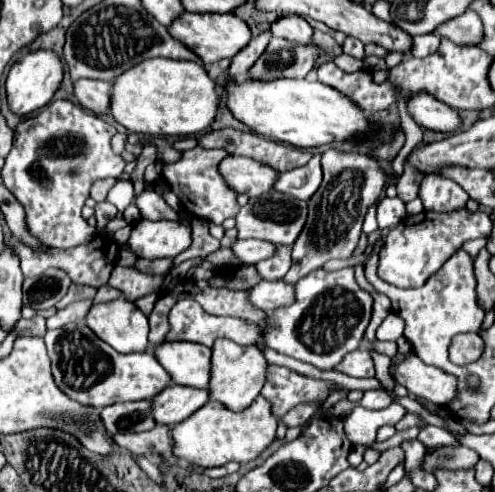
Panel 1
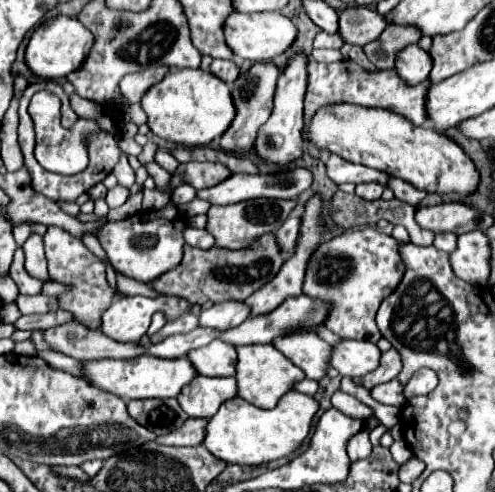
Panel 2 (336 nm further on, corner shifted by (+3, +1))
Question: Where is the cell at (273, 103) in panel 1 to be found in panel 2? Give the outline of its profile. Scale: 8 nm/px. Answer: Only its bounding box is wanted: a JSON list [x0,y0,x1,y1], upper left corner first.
[303,103,479,195]

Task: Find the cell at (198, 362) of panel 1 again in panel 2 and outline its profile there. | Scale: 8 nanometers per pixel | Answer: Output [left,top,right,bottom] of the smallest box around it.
[187,341,237,377]

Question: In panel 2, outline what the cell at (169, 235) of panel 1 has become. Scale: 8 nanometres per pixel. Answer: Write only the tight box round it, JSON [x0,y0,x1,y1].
[99,201,187,283]

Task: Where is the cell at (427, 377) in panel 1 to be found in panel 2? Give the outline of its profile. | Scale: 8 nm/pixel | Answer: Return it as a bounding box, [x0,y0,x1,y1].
[331,341,381,373]

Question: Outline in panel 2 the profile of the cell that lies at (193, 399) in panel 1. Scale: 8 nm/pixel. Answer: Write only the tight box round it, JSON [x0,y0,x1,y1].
[177,377,235,417]

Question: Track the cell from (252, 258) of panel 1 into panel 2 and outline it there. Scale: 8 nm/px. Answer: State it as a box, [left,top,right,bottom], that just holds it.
[183,227,215,249]

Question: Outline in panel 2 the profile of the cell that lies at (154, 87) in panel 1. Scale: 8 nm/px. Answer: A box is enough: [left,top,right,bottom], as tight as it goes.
[141,69,235,147]

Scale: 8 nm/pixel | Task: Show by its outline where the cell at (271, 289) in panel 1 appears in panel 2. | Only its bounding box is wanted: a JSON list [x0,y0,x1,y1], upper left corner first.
[199,301,251,329]

